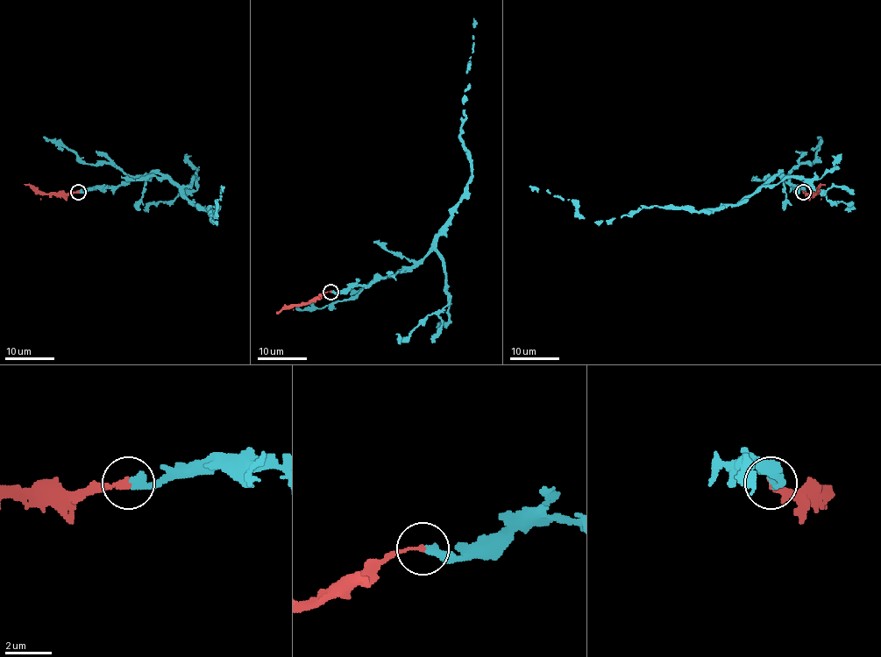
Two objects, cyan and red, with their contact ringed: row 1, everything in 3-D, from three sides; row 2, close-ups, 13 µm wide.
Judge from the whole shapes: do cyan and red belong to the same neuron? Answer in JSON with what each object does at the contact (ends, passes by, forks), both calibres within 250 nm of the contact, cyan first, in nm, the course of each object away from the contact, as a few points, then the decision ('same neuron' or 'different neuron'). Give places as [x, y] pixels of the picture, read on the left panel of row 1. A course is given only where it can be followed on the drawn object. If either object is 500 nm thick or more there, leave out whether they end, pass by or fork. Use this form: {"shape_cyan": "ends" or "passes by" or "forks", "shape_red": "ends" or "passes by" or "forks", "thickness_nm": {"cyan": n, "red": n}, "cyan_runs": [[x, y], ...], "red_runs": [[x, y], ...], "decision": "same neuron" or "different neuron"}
{"shape_cyan": "ends", "shape_red": "ends", "thickness_nm": {"cyan": 260, "red": 160}, "cyan_runs": [[79, 192], [118, 187], [160, 173], [194, 204], [211, 211], [218, 208], [207, 208], [216, 222], [221, 186]], "red_runs": [[79, 192], [35, 192], [24, 184]], "decision": "same neuron"}

